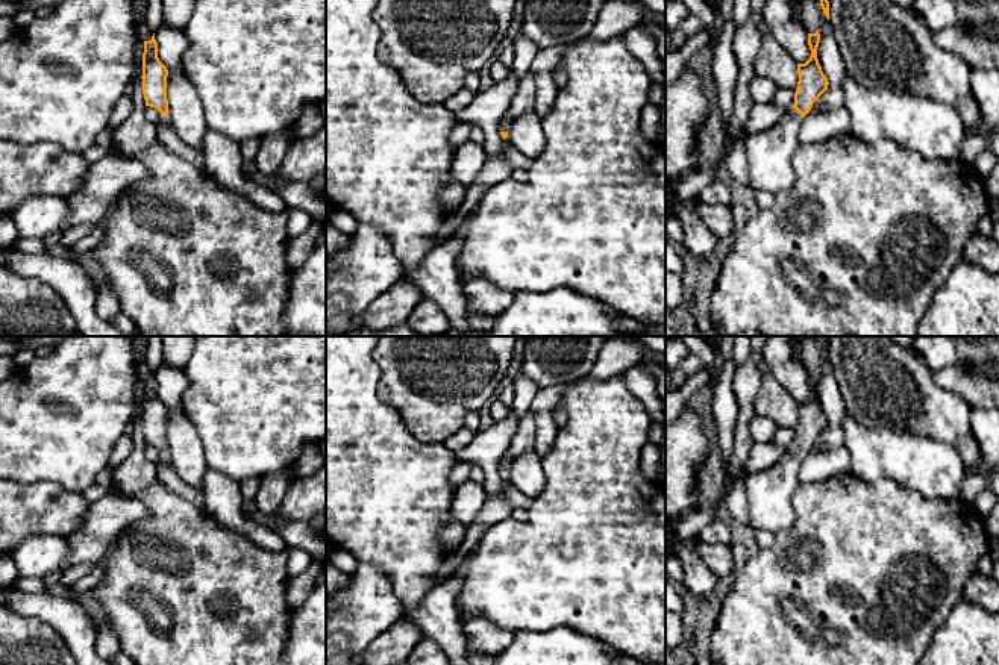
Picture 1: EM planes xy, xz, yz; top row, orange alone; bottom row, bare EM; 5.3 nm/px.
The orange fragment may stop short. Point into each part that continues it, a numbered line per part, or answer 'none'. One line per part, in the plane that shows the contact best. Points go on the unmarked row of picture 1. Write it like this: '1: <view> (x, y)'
1: yz (769, 493)

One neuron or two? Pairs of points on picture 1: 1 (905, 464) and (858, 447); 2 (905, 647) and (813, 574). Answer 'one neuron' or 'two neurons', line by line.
1: one neuron
2: one neuron

